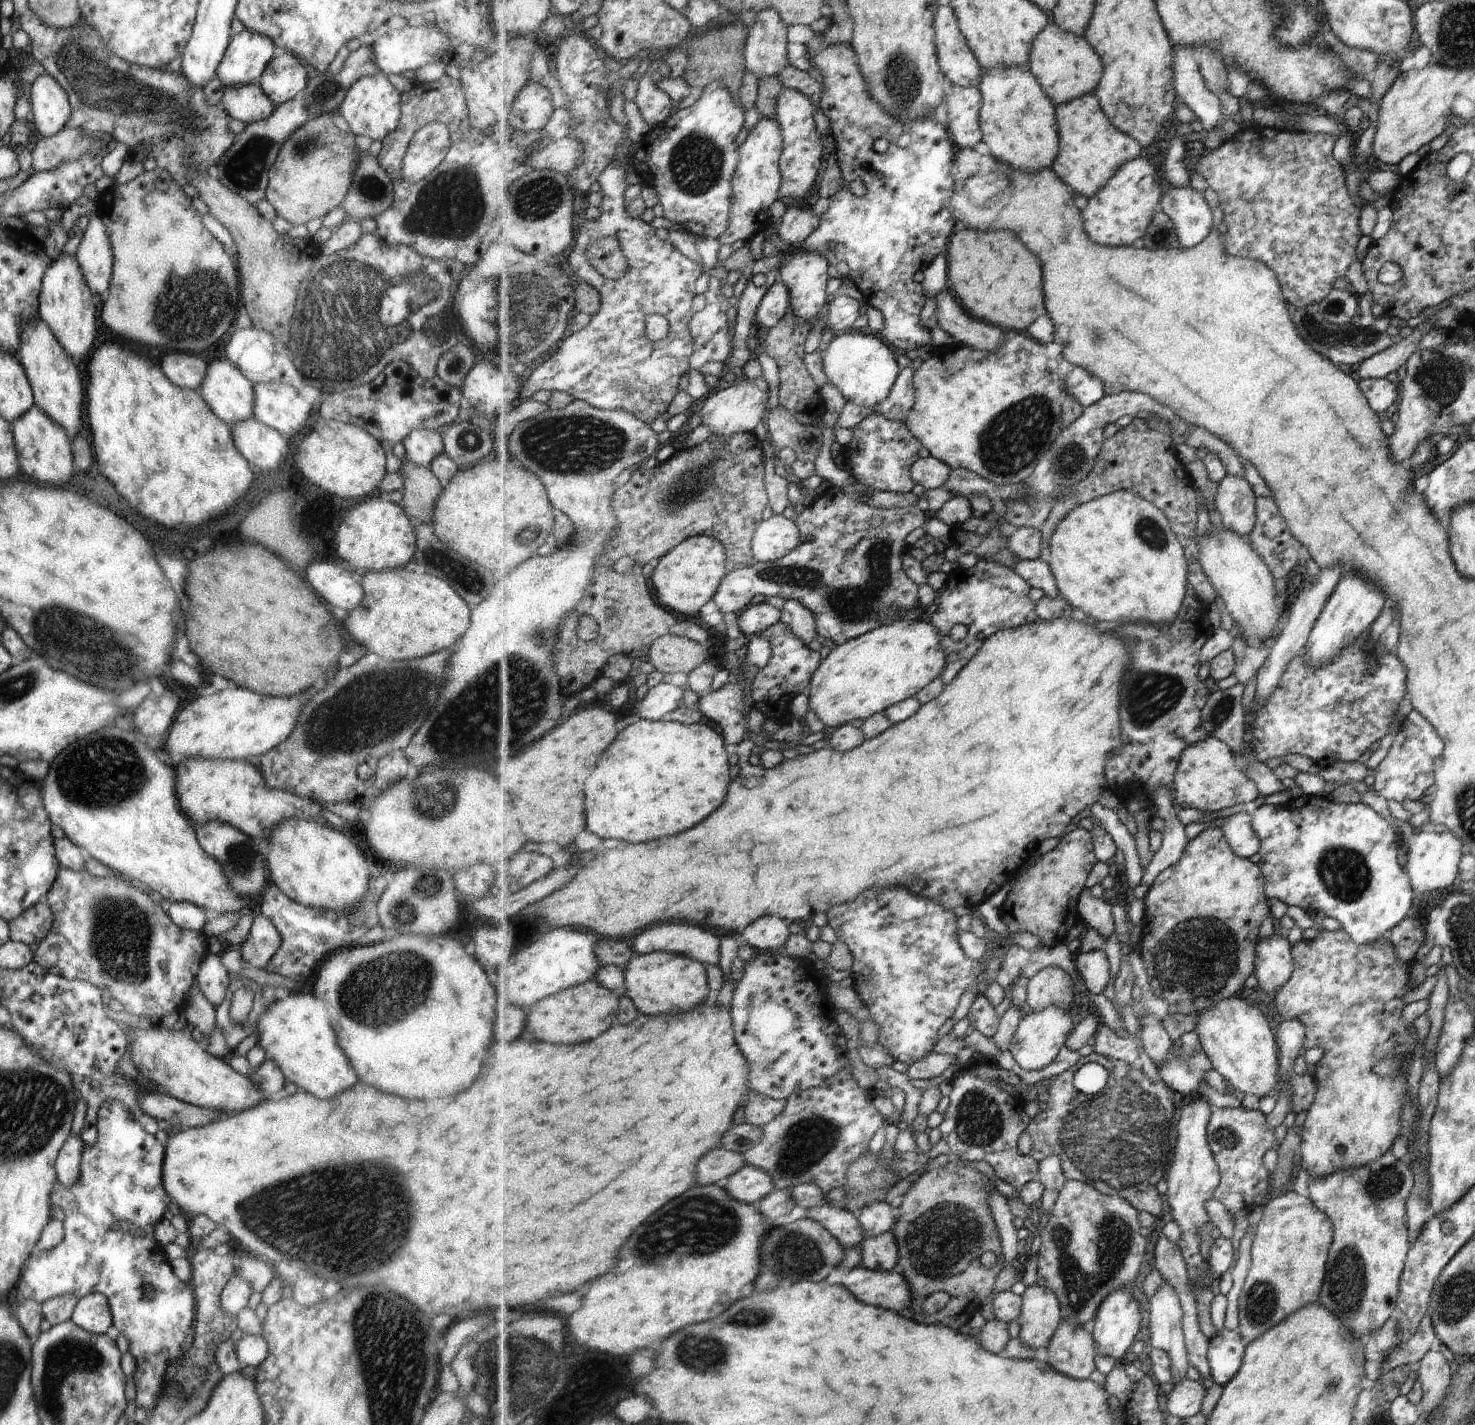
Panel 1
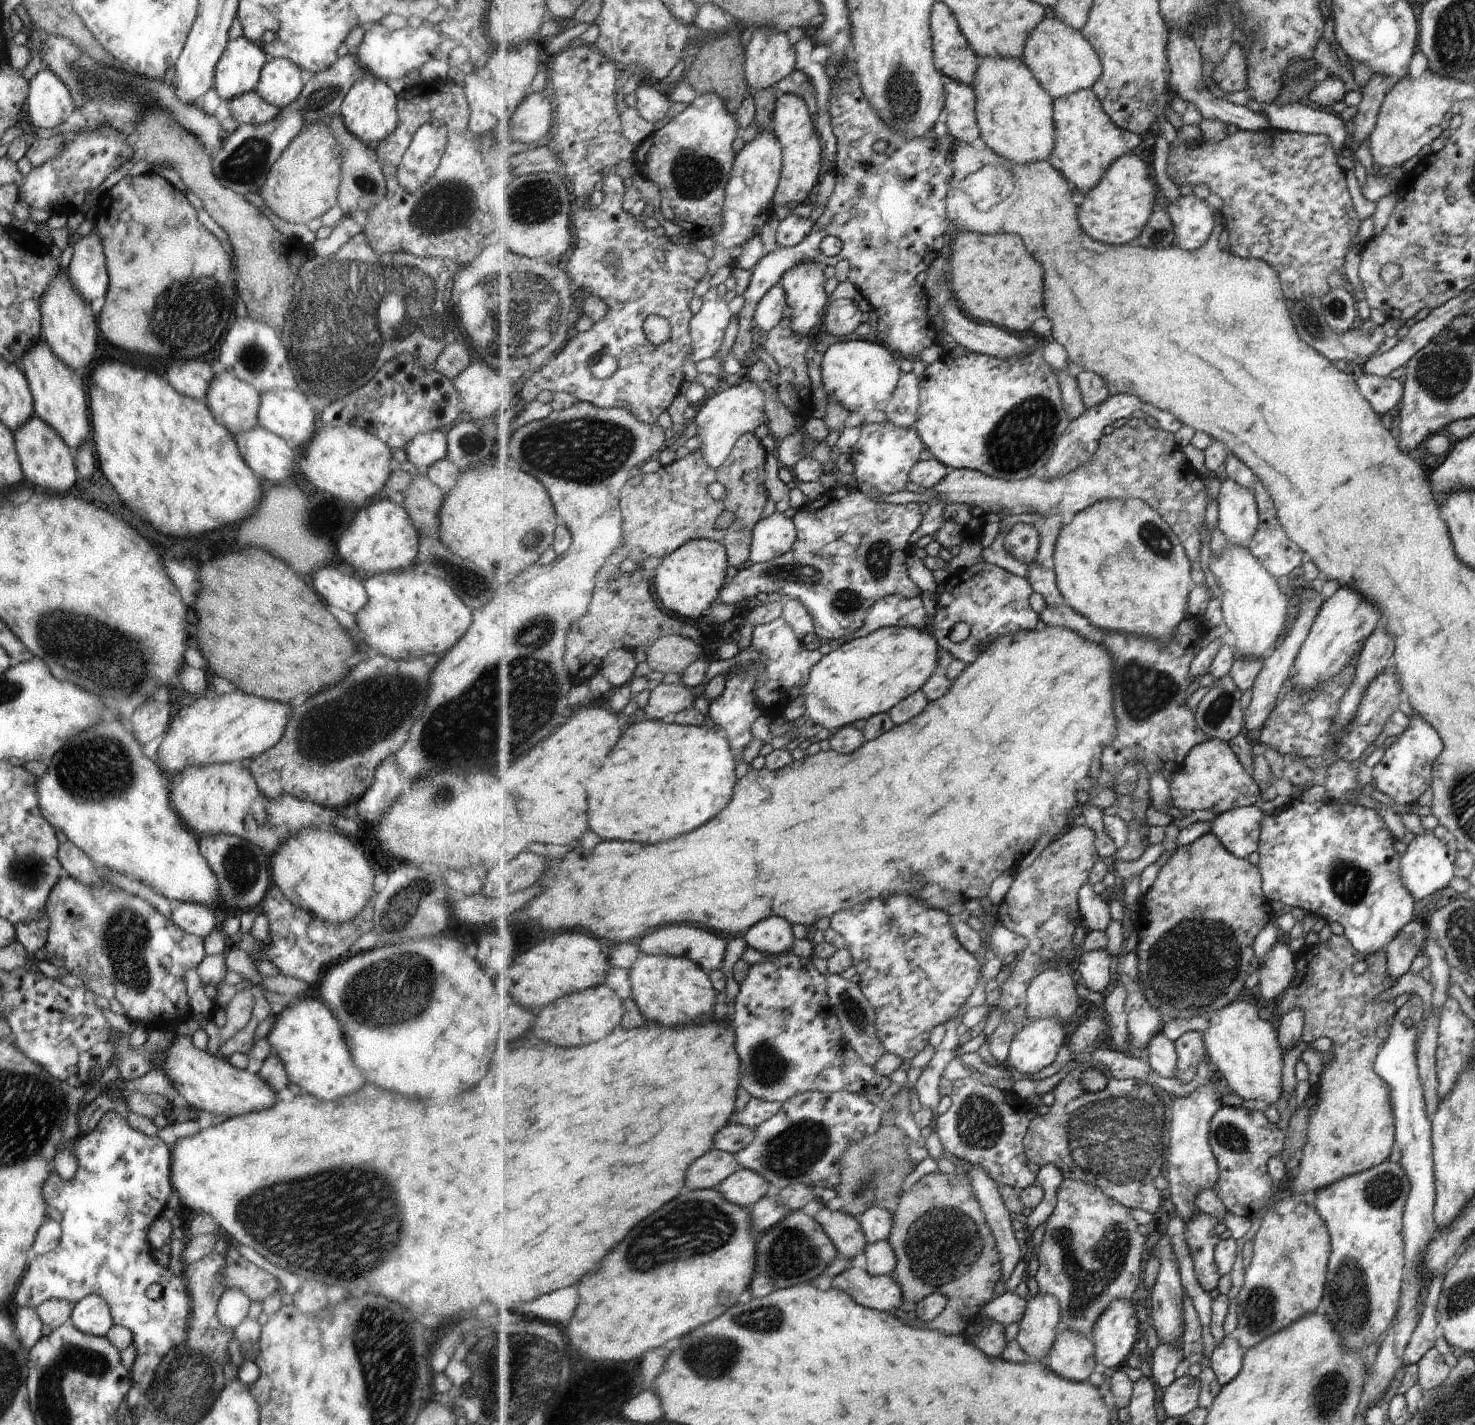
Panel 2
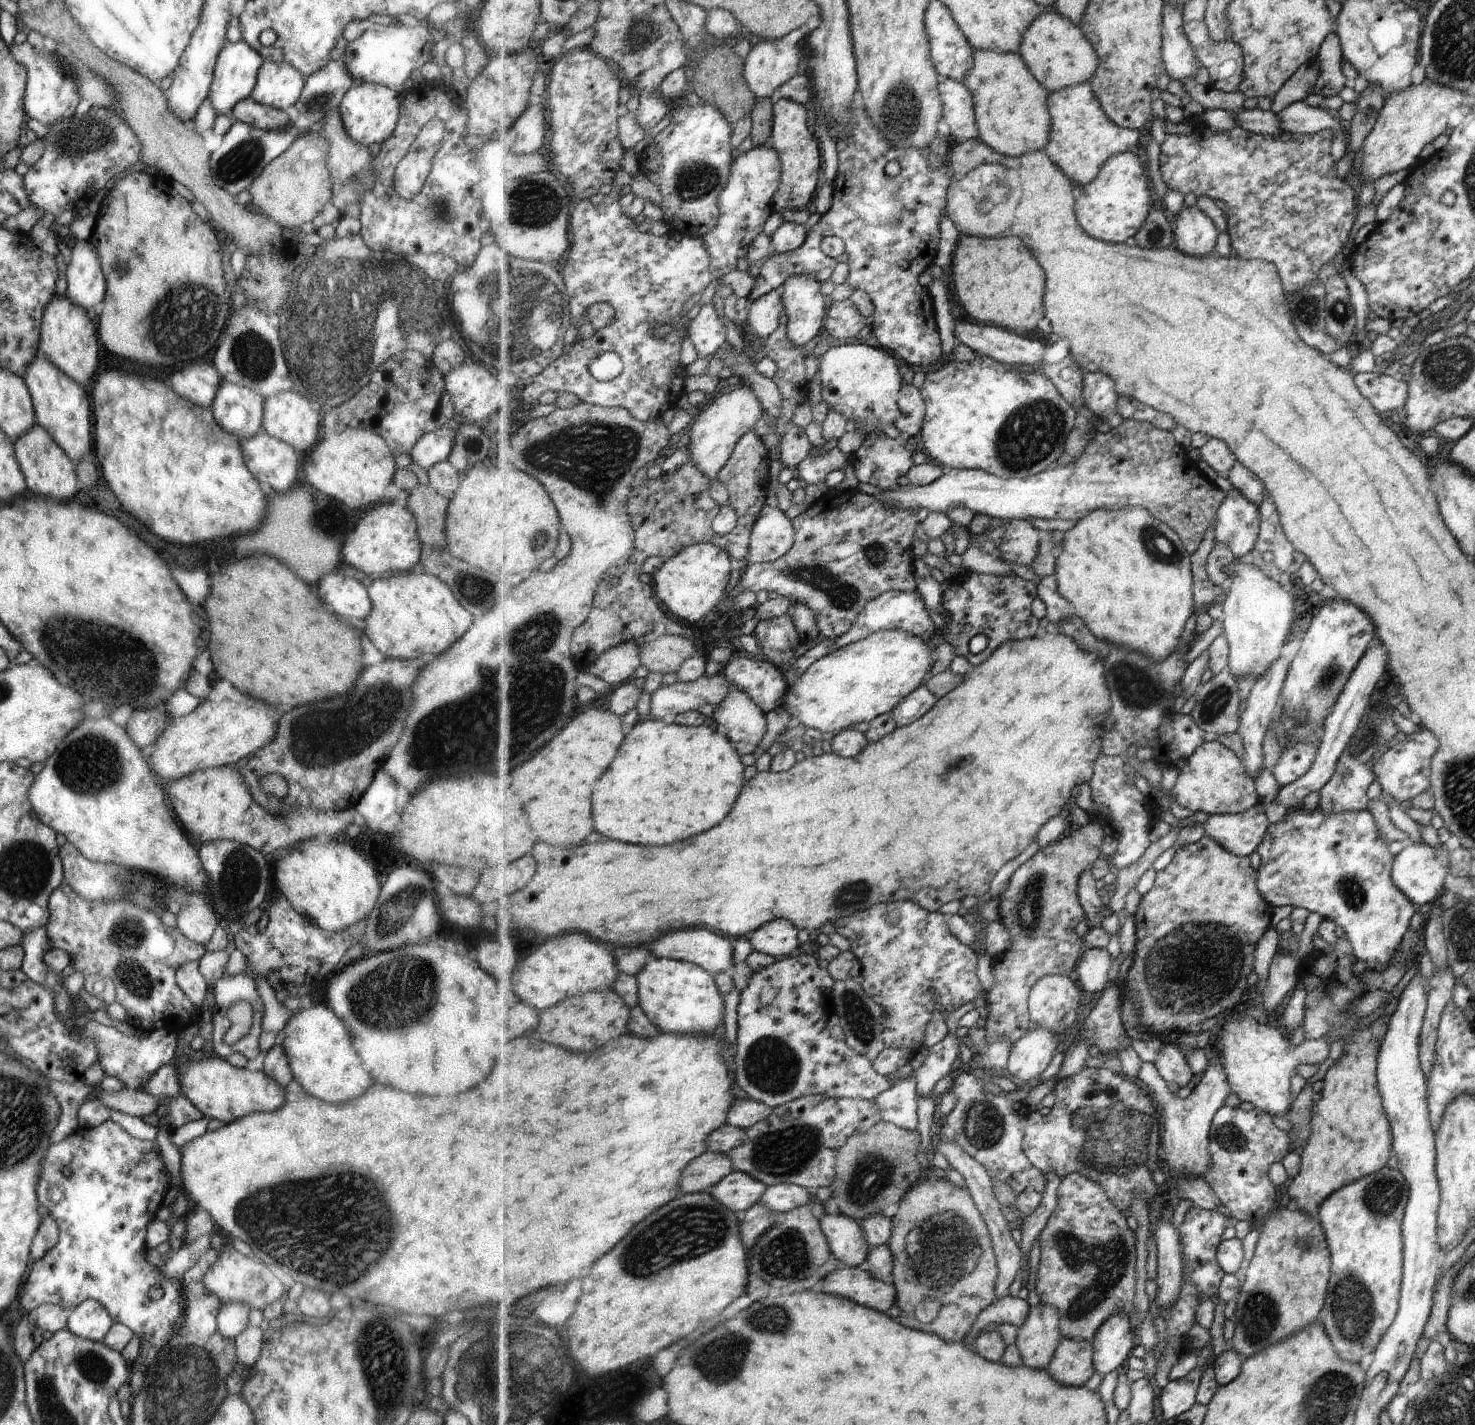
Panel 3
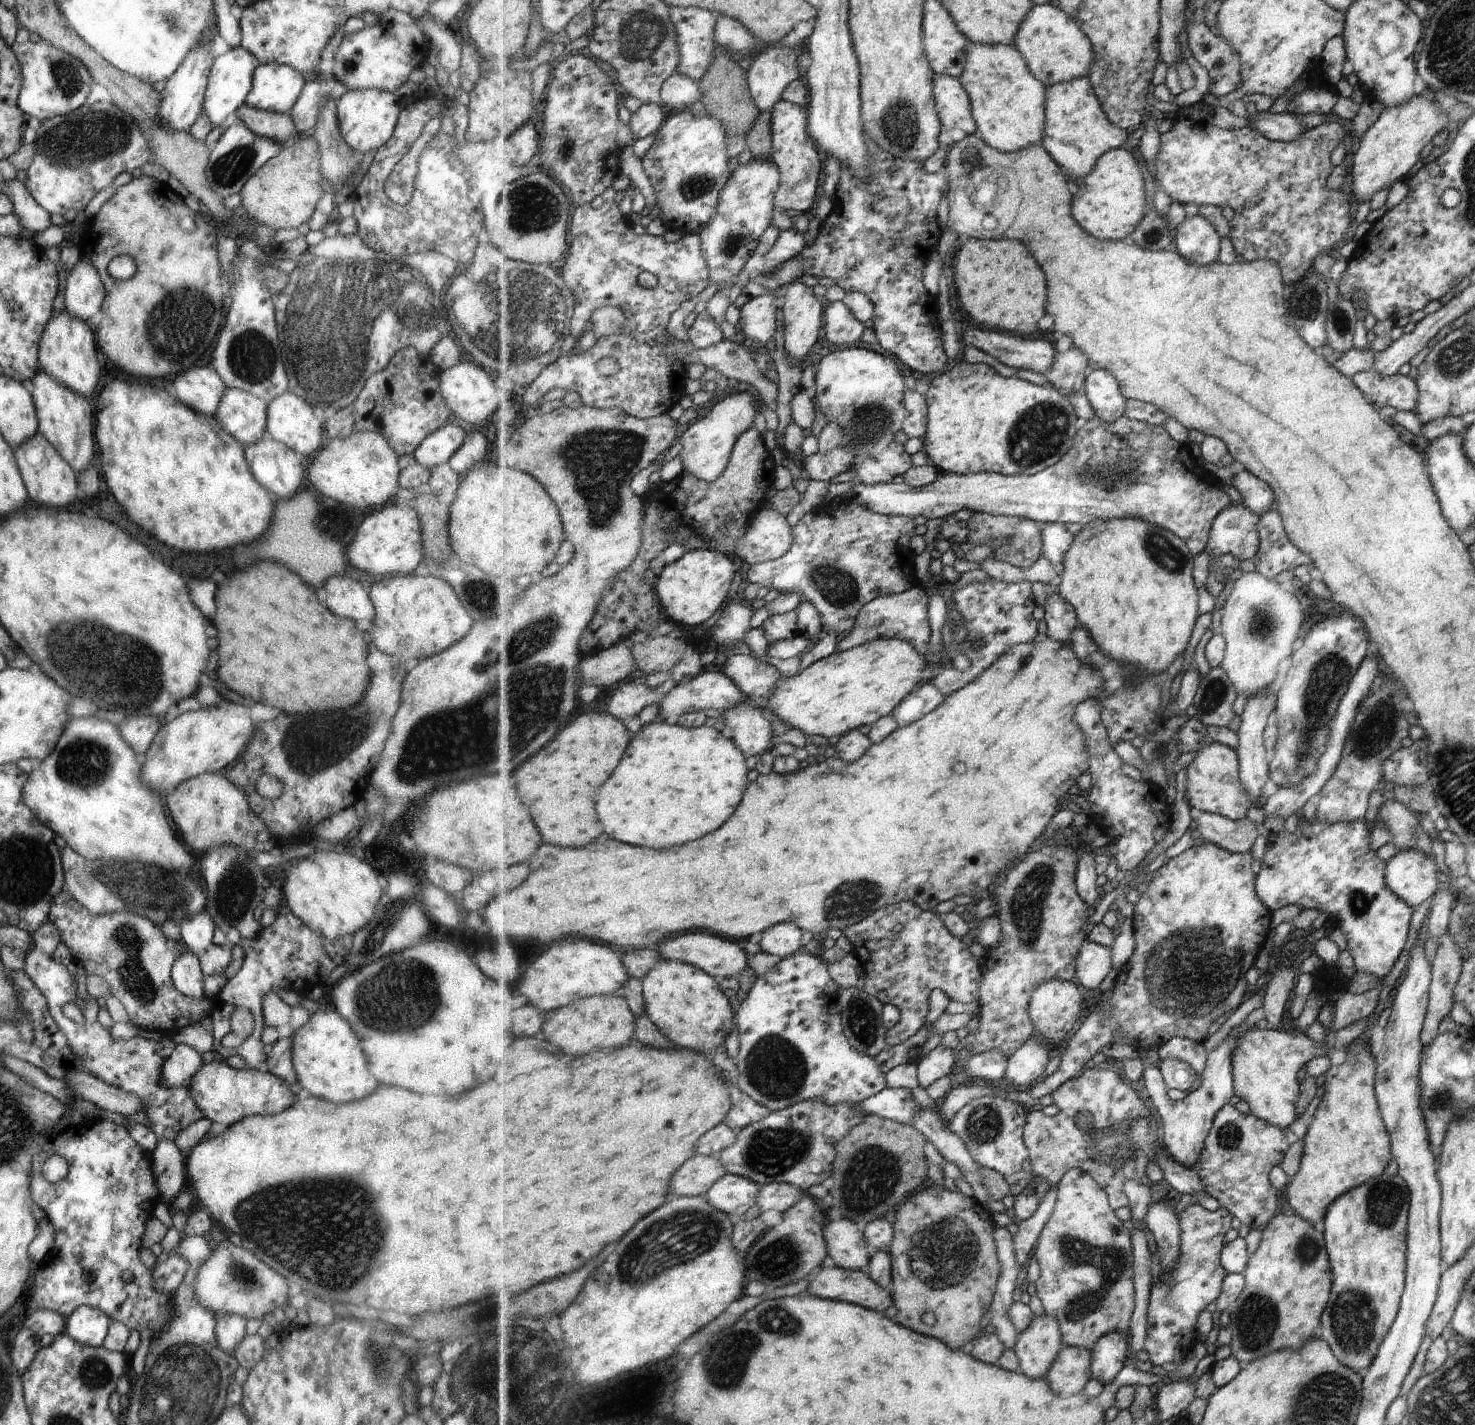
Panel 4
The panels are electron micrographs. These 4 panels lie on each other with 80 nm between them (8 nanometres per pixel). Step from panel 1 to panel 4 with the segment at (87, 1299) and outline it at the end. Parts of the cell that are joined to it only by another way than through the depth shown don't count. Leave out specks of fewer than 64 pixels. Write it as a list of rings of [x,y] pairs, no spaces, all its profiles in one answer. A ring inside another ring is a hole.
[[[90,1305],[79,1306],[66,1319],[66,1334],[91,1347],[103,1344],[111,1323],[111,1318],[106,1313]]]

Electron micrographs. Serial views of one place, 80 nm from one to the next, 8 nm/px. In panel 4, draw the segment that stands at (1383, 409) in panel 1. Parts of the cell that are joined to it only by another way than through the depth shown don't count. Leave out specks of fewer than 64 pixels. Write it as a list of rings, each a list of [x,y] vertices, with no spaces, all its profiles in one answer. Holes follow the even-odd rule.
[[[1372,370],[1356,373],[1351,379],[1378,410],[1384,406],[1392,406],[1398,411],[1414,408],[1418,391],[1415,382],[1406,375],[1382,376]]]

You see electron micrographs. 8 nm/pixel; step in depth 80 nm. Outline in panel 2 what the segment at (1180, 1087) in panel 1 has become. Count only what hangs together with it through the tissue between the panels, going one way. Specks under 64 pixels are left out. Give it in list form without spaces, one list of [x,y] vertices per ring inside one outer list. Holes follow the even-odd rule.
[[[1188,1031],[1176,1043],[1179,1052],[1176,1079],[1192,1082],[1198,1077],[1198,1068],[1204,1061],[1210,1062],[1205,1036],[1200,1031]]]

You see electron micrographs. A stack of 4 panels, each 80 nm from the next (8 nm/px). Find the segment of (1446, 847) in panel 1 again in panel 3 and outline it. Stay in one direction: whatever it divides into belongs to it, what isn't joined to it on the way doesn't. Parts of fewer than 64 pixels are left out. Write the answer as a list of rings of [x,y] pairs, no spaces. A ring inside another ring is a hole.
[[[1428,843],[1406,844],[1404,849],[1394,857],[1390,876],[1399,891],[1416,907],[1424,906],[1436,899],[1443,888],[1445,878],[1449,875],[1450,851],[1442,844],[1435,848]]]

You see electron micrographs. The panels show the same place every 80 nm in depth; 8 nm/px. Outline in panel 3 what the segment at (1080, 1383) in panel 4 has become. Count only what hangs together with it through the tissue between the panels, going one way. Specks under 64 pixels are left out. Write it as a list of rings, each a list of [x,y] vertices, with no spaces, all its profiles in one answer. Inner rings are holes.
[[[1064,1336],[1048,1370],[1062,1384],[1084,1387],[1096,1374],[1095,1346],[1084,1339]]]

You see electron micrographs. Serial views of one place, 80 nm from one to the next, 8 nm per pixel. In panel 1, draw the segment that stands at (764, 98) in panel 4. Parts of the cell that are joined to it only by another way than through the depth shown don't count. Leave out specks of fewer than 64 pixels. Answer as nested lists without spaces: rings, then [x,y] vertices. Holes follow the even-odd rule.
[[[767,9],[757,14],[755,26],[751,28],[751,36],[746,46],[747,70],[756,74],[758,80],[781,76],[782,70],[792,66],[790,59],[788,26],[775,9]]]

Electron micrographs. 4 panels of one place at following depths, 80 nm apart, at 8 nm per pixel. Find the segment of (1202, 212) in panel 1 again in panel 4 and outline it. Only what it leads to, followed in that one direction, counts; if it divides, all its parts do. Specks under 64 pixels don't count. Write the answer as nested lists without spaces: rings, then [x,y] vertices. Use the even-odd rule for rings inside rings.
[[[1203,215],[1189,216],[1175,231],[1175,249],[1190,262],[1207,265],[1217,263],[1222,250],[1222,236]]]

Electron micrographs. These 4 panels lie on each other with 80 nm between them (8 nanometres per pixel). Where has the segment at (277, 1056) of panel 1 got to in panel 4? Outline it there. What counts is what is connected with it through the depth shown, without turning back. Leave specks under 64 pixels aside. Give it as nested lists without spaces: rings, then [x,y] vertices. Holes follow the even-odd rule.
[[[319,1008],[307,1022],[295,1029],[292,1037],[292,1062],[297,1081],[310,1091],[311,1096],[336,1102],[352,1102],[366,1098],[376,1088],[376,1078],[370,1072],[369,1062],[354,1036],[347,1020],[335,1010]]]

